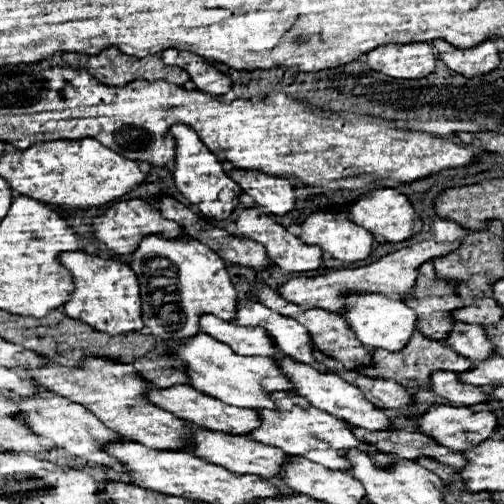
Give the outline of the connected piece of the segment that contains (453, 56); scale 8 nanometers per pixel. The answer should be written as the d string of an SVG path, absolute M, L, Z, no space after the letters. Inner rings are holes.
M446 40L432 42L440 60L454 72L466 74L486 74L500 64L500 54L496 50L494 40L484 40L474 48L456 48L450 46Z

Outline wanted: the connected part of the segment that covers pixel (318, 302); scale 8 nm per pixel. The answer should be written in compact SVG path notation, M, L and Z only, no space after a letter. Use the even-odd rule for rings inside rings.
M426 240L426 242L418 242L414 246L408 248L400 248L392 254L386 254L382 258L378 258L372 264L366 266L356 266L356 268L338 268L338 270L328 270L320 276L302 276L302 278L292 278L288 280L278 292L282 298L286 298L288 302L296 302L300 306L318 306L324 308L328 312L340 312L342 310L342 302L340 302L340 294L348 292L348 290L356 290L356 292L380 292L384 296L390 298L404 298L410 294L416 276L418 276L418 266L422 262L428 262L436 256L444 256L452 250L458 248L458 242L434 242L434 240Z

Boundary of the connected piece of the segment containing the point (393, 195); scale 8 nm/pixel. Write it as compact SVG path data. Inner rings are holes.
M376 188L376 190L370 190L370 192L362 194L356 202L352 202L348 206L348 216L350 216L352 222L370 230L374 236L382 236L386 242L406 240L406 238L418 234L420 228L422 228L422 220L414 212L408 198L394 188Z

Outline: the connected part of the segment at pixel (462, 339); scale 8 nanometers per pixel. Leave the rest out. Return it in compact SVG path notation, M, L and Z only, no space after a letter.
M456 322L450 330L450 334L444 338L444 344L450 346L460 356L470 358L472 362L486 360L494 352L492 342L486 338L484 328L478 324Z

